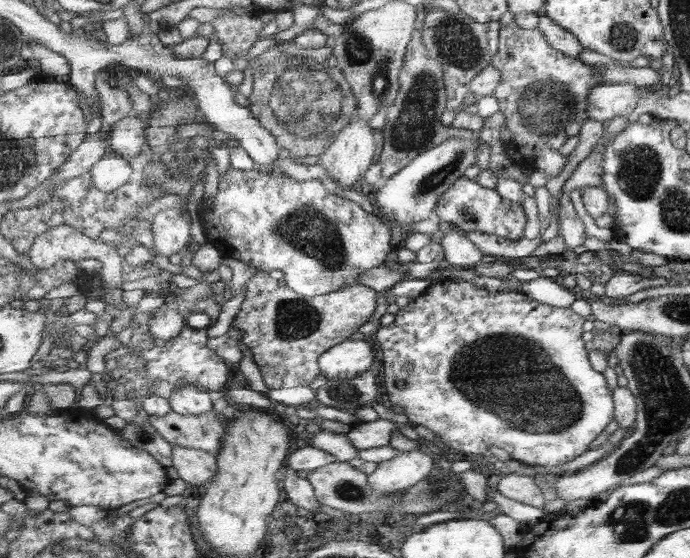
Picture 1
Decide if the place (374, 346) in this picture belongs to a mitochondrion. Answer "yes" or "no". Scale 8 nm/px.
no

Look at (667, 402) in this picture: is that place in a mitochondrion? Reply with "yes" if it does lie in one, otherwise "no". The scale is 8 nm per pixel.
yes

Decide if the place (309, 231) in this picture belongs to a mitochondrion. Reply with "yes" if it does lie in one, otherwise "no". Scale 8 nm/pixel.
yes

